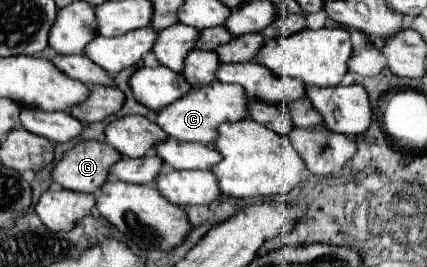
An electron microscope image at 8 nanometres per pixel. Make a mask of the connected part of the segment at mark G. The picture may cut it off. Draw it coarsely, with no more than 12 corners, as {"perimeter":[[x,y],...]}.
{"perimeter":[[83,141],[53,167],[65,189],[95,193],[121,155]]}

